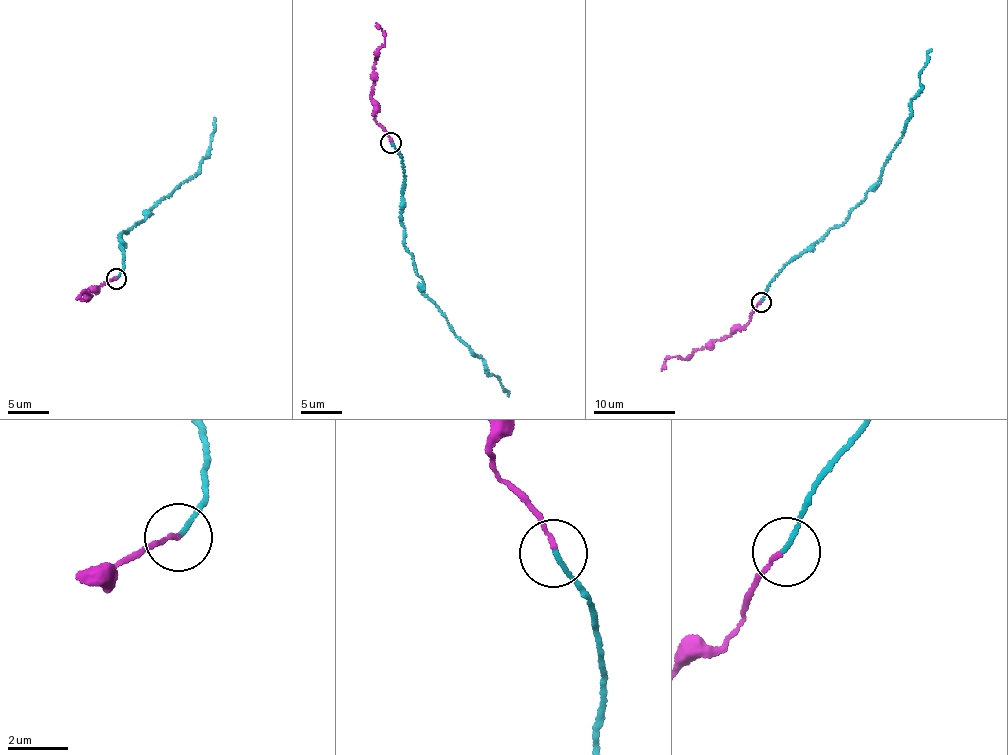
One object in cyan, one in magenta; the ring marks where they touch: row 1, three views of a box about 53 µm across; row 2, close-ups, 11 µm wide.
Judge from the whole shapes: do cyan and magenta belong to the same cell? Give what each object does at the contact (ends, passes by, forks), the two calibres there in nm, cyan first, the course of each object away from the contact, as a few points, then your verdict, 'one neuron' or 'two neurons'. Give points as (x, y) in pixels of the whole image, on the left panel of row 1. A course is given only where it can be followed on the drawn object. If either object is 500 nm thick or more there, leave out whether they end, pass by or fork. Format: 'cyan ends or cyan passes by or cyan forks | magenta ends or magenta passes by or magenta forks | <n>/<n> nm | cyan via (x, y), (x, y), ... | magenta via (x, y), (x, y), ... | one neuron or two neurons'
cyan ends | magenta ends | 140/130 nm | cyan via (116, 278), (123, 268), (122, 231), (126, 234), (150, 207), (198, 172), (208, 151), (215, 118) | magenta via (115, 278), (96, 290), (82, 293), (88, 299), (90, 295), (85, 292), (77, 299) | two neurons

